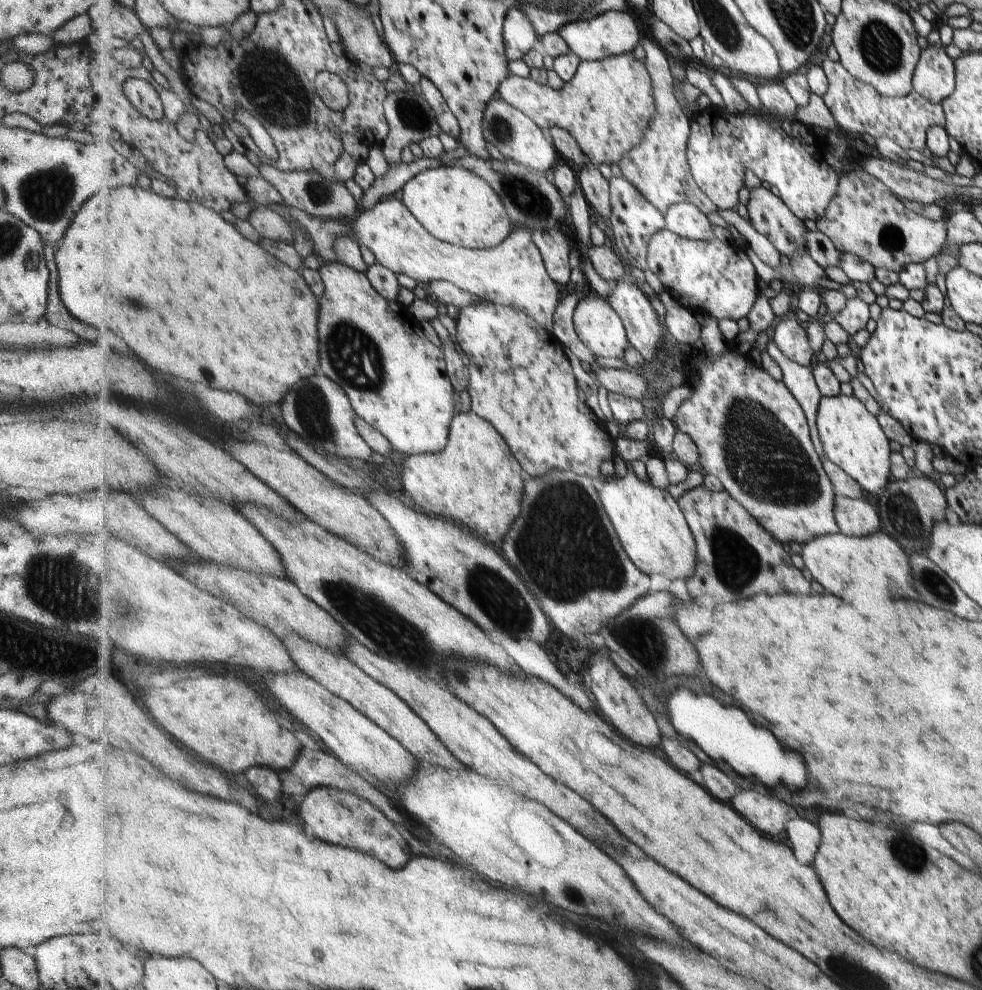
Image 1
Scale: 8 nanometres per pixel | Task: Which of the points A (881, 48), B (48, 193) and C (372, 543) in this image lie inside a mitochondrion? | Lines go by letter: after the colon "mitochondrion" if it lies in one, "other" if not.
A: mitochondrion
B: mitochondrion
C: other

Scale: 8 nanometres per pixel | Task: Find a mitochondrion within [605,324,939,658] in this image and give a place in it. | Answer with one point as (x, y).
(764, 459)

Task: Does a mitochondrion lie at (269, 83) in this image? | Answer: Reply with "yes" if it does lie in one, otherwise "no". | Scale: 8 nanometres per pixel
yes

